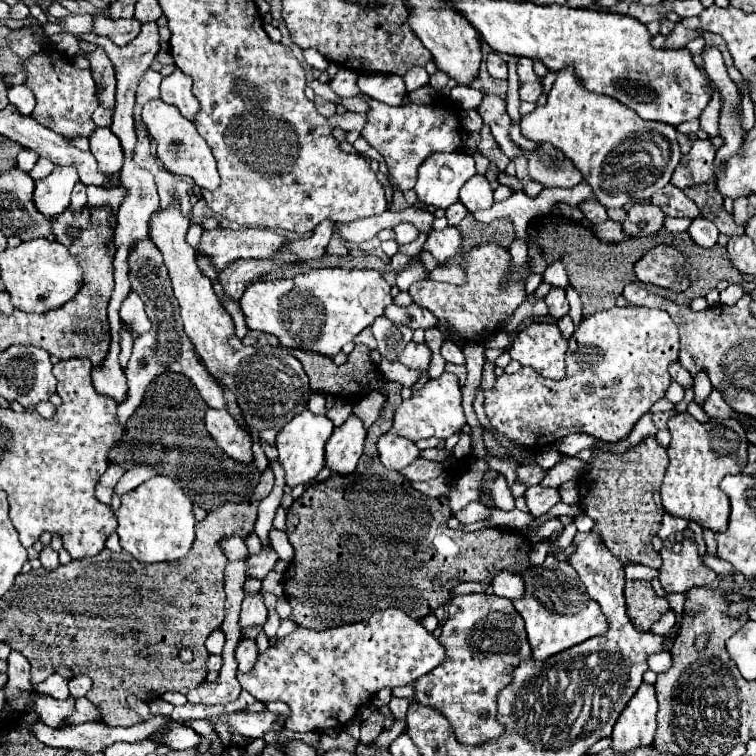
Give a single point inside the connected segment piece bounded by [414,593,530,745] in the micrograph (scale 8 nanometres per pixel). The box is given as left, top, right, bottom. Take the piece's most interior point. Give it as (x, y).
(485, 639)

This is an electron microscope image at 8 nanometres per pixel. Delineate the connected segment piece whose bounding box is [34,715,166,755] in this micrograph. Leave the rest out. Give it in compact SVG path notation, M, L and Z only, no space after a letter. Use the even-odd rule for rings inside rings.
M154 717L148 721L140 721L132 727L112 727L106 723L84 723L84 725L68 725L58 731L34 723L34 735L42 739L42 743L50 747L64 747L64 749L80 749L88 755L102 751L106 745L116 741L138 741L154 735L166 725L166 717Z

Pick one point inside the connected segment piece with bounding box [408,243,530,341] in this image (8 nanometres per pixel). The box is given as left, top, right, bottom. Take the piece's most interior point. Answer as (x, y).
(475, 310)

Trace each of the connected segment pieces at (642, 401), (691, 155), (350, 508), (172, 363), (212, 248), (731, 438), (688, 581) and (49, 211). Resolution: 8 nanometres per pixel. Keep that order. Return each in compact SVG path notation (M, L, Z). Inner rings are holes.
M612 307L582 319L582 323L576 327L574 335L568 339L566 377L562 381L548 381L530 367L522 367L512 375L504 373L496 379L494 389L486 391L484 409L498 433L528 449L552 445L572 433L594 435L604 441L618 441L632 431L636 421L648 413L652 403L664 397L670 385L668 365L676 359L678 327L666 311L648 307Z
M696 139L692 149L682 157L680 165L676 167L676 171L672 175L672 183L680 189L706 183L710 179L710 175L714 175L714 169L712 169L714 153L716 153L716 149L708 139L706 141Z
M356 345L354 351L348 355L346 365L334 365L330 357L306 351L294 351L296 359L302 363L306 375L310 377L310 387L314 391L328 391L338 397L346 399L362 399L364 395L380 389L386 393L386 405L380 413L380 419L368 429L364 457L360 459L358 469L352 475L338 475L334 473L330 479L312 483L306 487L304 495L294 501L286 515L286 535L296 551L294 561L290 563L288 571L284 573L284 595L292 607L290 619L296 625L308 629L330 629L340 627L356 621L368 619L374 611L386 607L400 607L410 617L422 619L440 605L448 601L450 589L460 581L484 581L488 577L488 567L496 567L500 571L512 569L520 575L530 569L528 553L532 543L520 535L518 531L510 529L480 529L476 533L454 531L446 523L452 517L450 505L446 497L426 497L412 487L412 483L402 477L398 471L386 469L376 451L376 443L382 433L386 433L394 421L394 411L400 399L400 383L388 383L380 377L378 367L370 359L370 349L366 345Z
M150 237L142 239L142 243L138 243L138 247L134 247L134 251L130 251L130 283L132 289L140 295L146 297L146 313L150 317L150 321L154 323L152 329L144 335L140 335L134 341L134 351L132 357L128 361L128 367L124 369L126 379L128 379L128 395L126 399L120 403L118 407L118 419L124 425L128 421L128 417L138 409L138 405L142 403L142 395L148 387L148 383L164 373L164 371L176 371L182 373L186 377L190 377L198 389L198 393L202 395L202 399L212 407L212 409L226 409L228 401L224 397L224 389L220 387L220 383L206 371L202 359L198 357L190 337L184 333L182 327L182 319L178 315L178 301L174 299L174 291L170 287L170 277L168 271L162 263L162 253L158 251L158 247L154 247L154 243L150 241Z
M212 229L202 235L200 247L196 253L210 255L214 267L222 271L230 261L244 257L260 257L266 259L276 255L276 251L284 249L288 239L268 229Z
M688 411L676 413L668 421L672 441L668 445L668 469L660 487L662 505L668 513L696 521L712 531L724 531L730 515L730 499L720 489L720 481L730 473L740 473L748 463L746 429L738 419L696 421Z
M688 537L682 539L680 551L662 547L660 557L662 557L660 583L666 593L684 593L696 585L710 587L718 577L700 561L698 545Z
M56 167L46 179L36 181L34 203L44 215L60 215L70 205L70 193L80 181L74 167Z

